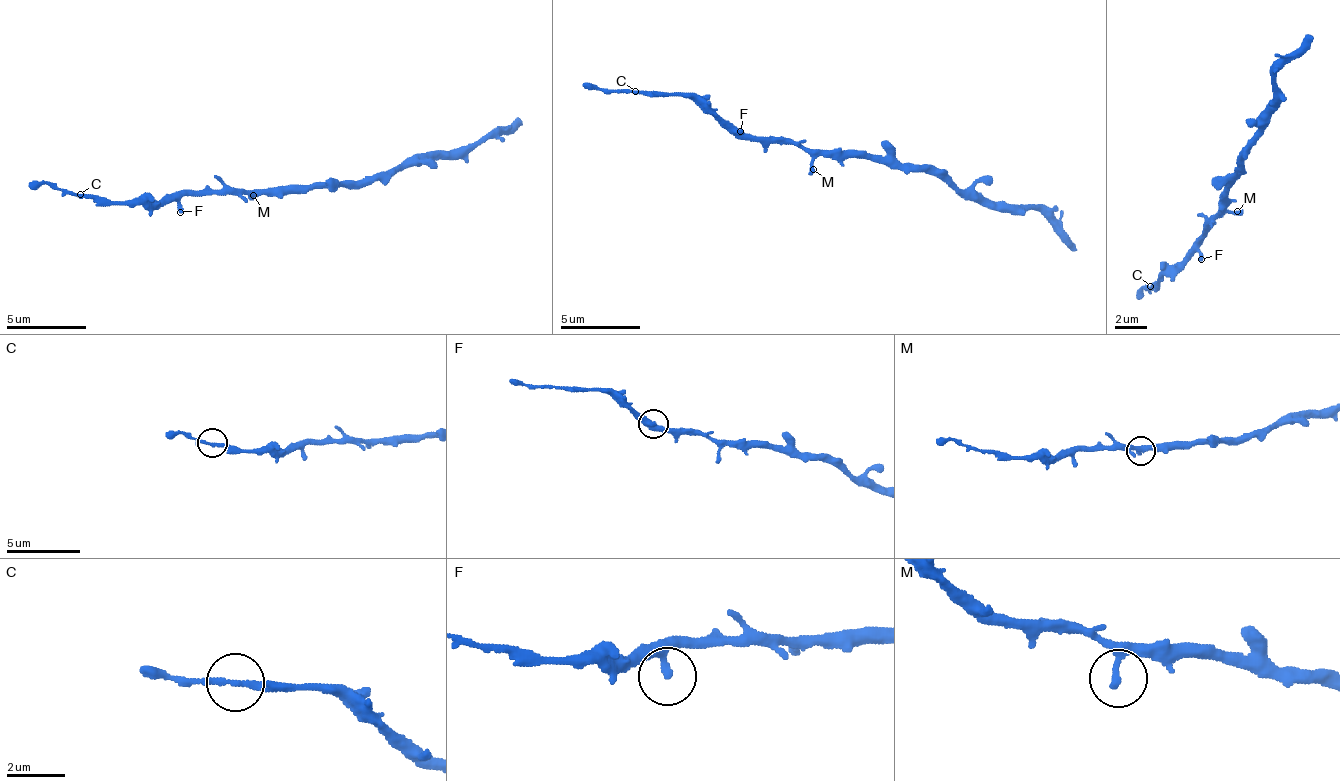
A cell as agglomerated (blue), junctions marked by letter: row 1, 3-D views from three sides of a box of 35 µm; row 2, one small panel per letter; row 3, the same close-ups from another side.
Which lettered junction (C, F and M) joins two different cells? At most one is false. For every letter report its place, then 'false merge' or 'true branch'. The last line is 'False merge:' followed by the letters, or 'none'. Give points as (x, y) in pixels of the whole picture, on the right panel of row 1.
C: (1150, 286) | true branch
F: (1201, 259) | true branch
M: (1237, 211) | true branch
False merge: none

